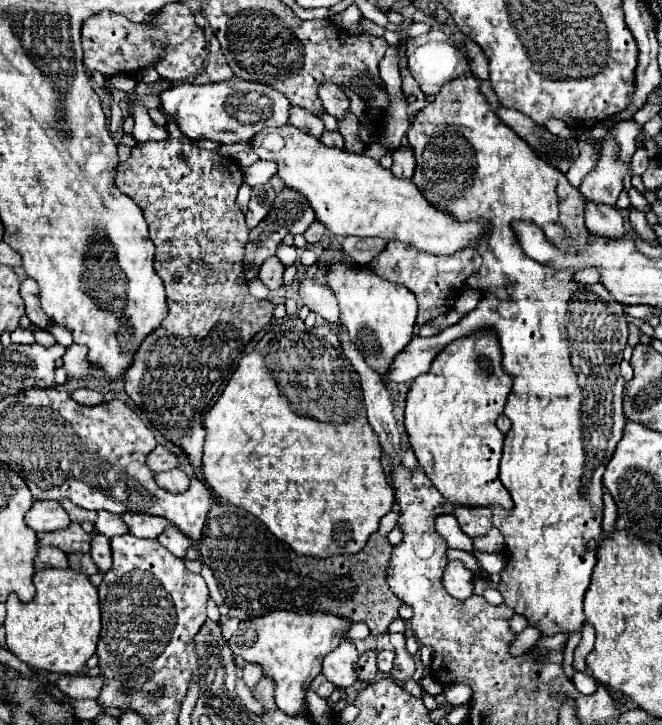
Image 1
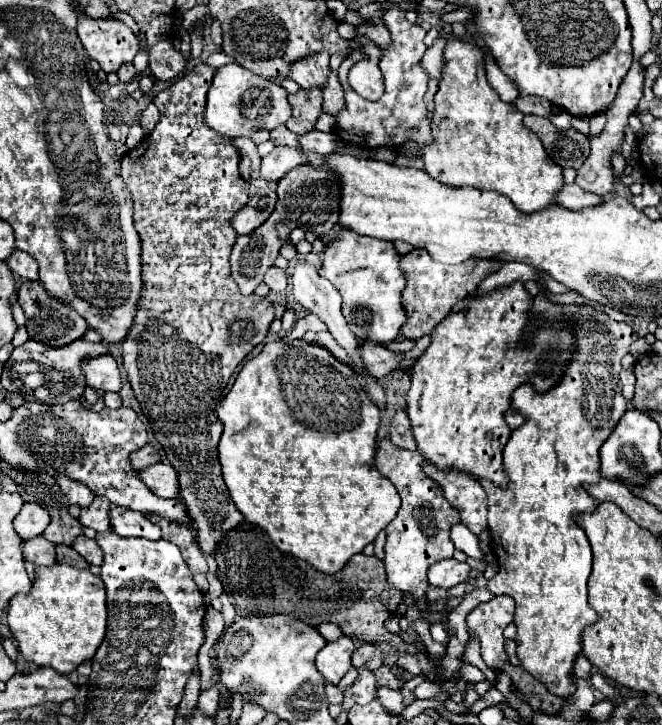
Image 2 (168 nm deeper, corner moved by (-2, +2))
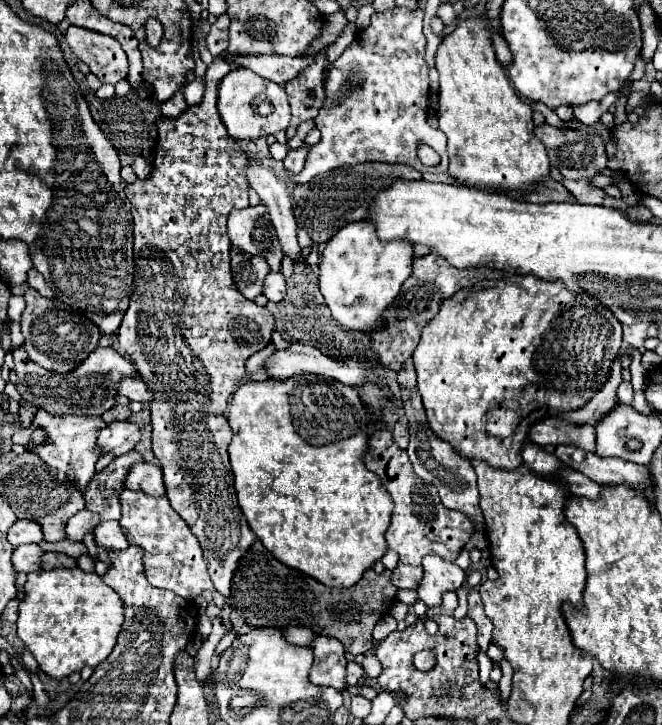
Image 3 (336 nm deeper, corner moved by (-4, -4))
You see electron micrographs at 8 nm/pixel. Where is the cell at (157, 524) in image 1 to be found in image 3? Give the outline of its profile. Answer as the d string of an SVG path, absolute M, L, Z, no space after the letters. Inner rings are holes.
M117 520L99 522L99 526L95 526L95 530L93 530L93 536L95 536L95 544L101 546L103 550L125 550L125 548L129 548L127 538L125 538Z

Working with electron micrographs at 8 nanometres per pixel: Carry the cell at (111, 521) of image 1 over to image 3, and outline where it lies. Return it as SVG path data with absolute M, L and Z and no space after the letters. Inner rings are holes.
M79 510L71 520L67 520L67 526L65 526L67 538L81 542L83 536L99 524L99 520L101 520L99 514L91 514L89 510Z

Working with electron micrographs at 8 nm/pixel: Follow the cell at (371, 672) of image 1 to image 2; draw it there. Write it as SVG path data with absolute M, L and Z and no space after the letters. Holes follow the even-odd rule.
M359 668L359 676L351 686L351 694L357 704L369 704L377 694L377 680L369 668Z

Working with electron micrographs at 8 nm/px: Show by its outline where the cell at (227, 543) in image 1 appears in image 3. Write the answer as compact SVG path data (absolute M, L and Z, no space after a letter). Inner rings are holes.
M259 540L241 558L231 586L231 604L249 626L307 626L317 634L337 638L353 656L367 654L373 648L373 626L383 614L389 612L395 596L397 588L391 584L389 570L383 574L367 570L367 574L353 588L329 588L319 584L315 578L275 560L275 556L267 552Z

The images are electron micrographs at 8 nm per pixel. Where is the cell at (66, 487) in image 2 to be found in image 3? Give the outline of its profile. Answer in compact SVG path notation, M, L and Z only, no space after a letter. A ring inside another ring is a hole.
M37 410L33 422L29 428L17 432L13 436L15 444L23 444L23 446L31 446L31 434L41 428L47 434L47 442L37 444L35 446L35 454L39 454L49 466L61 470L67 474L69 480L73 480L81 492L87 488L89 480L95 474L95 462L99 460L99 446L95 446L99 430L107 426L107 422L103 422L101 416L91 416L91 418L83 418L83 416L55 416L55 414L47 414L47 410Z

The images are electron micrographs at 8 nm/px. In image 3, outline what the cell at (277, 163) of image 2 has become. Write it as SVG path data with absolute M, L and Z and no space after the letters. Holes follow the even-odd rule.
M401 6L375 12L371 24L359 32L359 40L325 70L325 100L315 118L321 140L309 146L303 172L294 175L284 170L286 177L303 184L331 168L363 162L409 164L419 172L447 172L447 138L441 130L427 124L429 70L423 56L425 34L421 8L409 10ZM419 144L431 146L441 156L441 164L435 168L423 166L417 156Z

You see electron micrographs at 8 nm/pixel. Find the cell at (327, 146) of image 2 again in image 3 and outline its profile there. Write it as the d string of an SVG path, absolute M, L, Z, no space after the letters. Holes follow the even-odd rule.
M301 146L299 150L289 150L289 154L285 158L285 168L291 174L299 174L303 170L305 158L307 158L307 146Z

